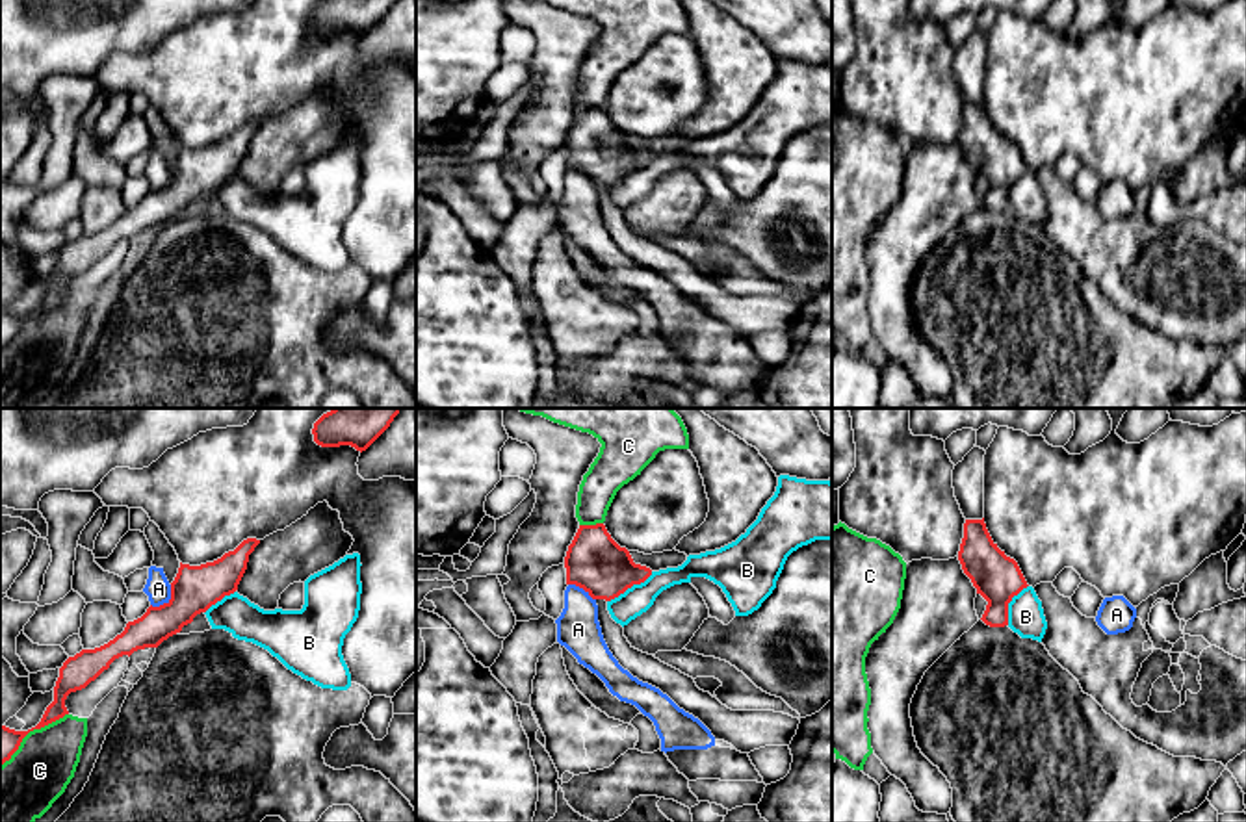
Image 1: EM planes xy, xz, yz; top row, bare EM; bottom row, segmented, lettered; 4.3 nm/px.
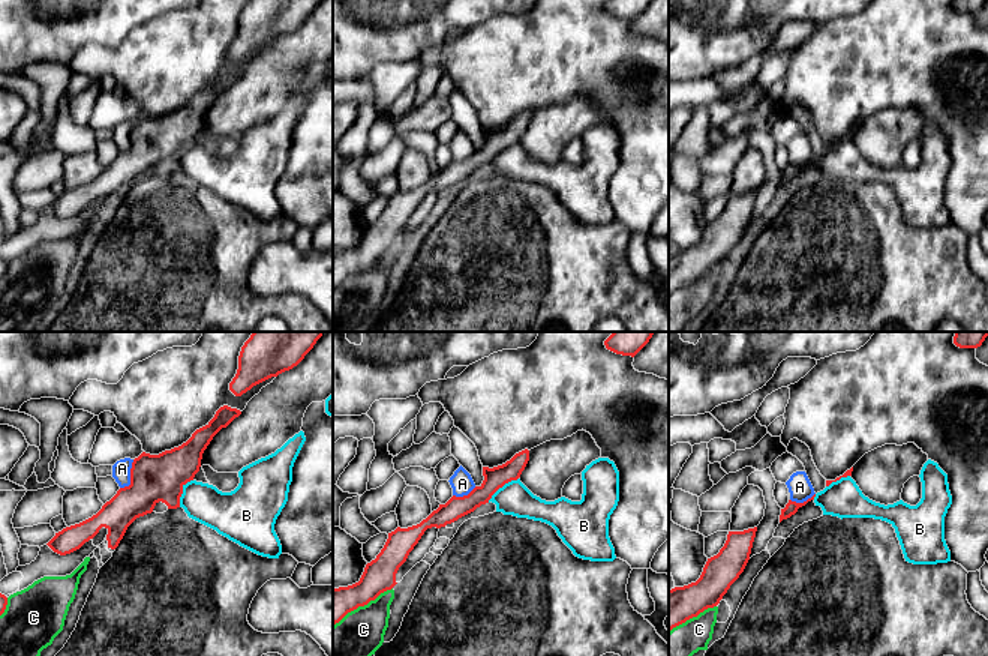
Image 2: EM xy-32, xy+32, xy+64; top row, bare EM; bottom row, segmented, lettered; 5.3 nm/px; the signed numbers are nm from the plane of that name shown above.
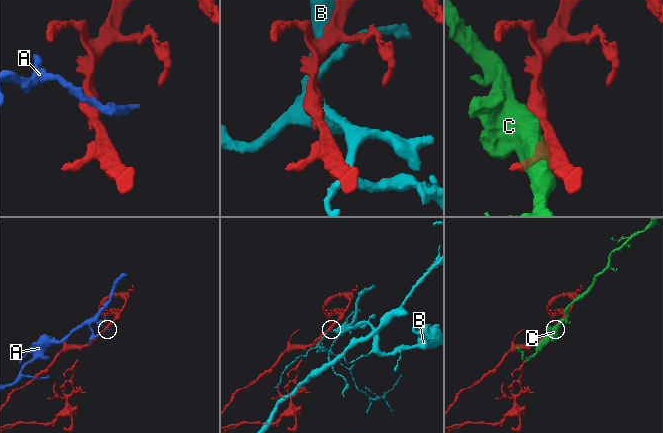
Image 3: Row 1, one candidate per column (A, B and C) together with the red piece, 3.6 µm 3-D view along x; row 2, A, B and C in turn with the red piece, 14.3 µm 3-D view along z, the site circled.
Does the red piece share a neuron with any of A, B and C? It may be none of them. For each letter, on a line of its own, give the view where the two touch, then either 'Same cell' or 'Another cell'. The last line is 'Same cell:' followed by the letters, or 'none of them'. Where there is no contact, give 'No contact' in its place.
A: Touches red in xy. Another cell
B: Touches red in xz. Another cell
C: Touches red in xy. Another cell
Same cell: none of them

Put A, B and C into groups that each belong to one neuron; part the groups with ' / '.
A / B / C

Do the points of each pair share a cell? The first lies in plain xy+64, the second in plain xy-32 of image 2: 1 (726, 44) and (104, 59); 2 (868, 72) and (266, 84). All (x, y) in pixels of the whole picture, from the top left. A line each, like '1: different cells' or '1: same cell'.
1: different cells
2: different cells

